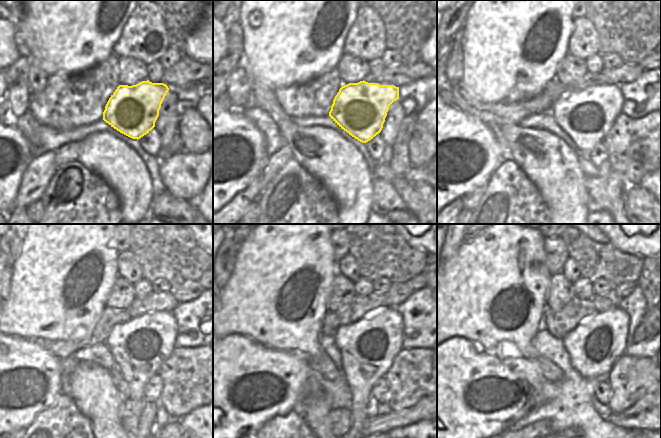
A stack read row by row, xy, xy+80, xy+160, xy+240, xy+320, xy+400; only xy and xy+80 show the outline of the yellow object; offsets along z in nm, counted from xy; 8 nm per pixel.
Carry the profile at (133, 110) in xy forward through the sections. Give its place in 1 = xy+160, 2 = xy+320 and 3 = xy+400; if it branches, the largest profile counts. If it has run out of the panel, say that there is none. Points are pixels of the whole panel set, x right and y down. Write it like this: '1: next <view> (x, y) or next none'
1: next xy+160 (587, 115)
2: next xy+320 (368, 346)
3: next xy+400 (593, 347)

